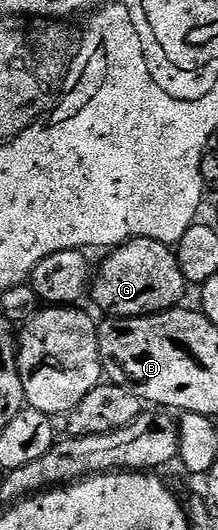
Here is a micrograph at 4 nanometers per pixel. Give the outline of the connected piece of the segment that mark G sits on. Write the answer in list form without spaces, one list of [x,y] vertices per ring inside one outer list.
[[[142,236],[110,249],[106,256],[107,261],[94,269],[89,285],[90,299],[95,299],[96,306],[105,312],[103,314],[108,317],[152,316],[154,312],[166,312],[168,308],[184,303],[183,295],[189,291],[189,285],[185,274],[181,274],[178,255],[168,245]]]

